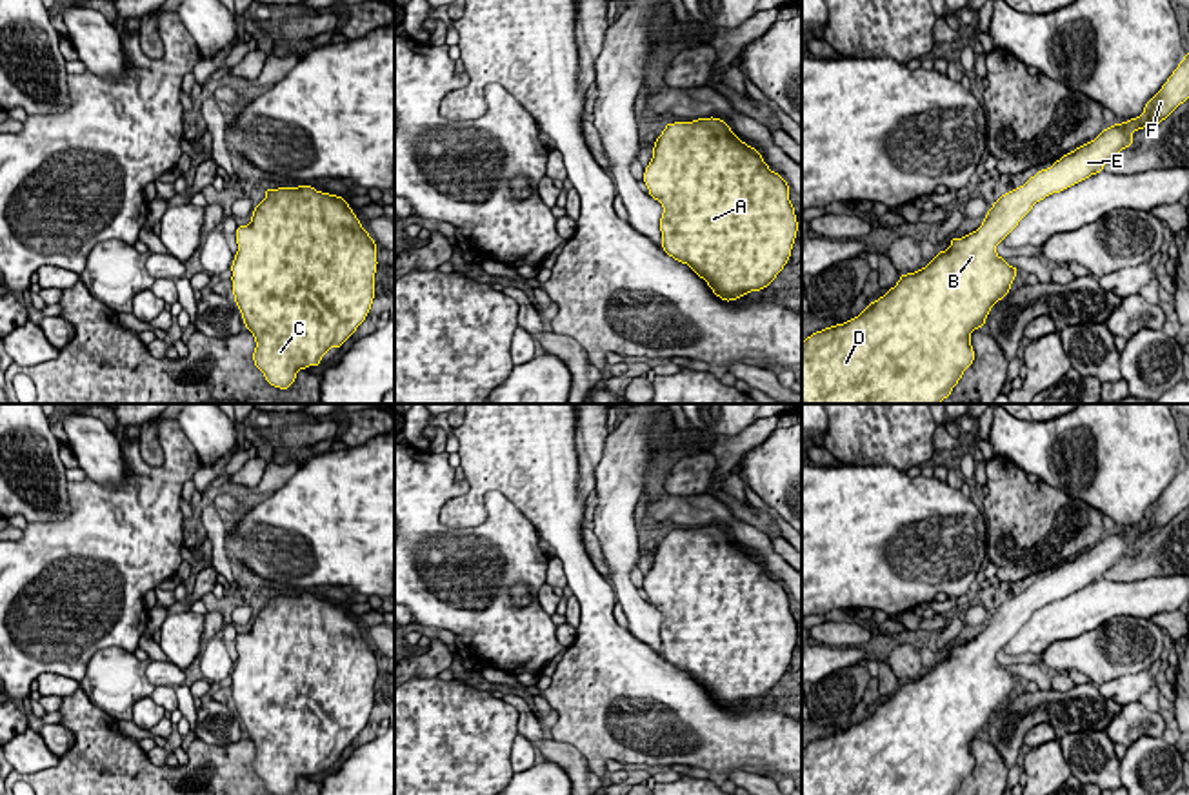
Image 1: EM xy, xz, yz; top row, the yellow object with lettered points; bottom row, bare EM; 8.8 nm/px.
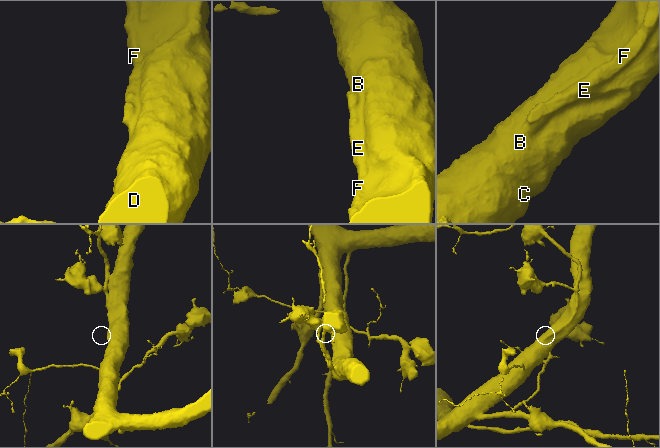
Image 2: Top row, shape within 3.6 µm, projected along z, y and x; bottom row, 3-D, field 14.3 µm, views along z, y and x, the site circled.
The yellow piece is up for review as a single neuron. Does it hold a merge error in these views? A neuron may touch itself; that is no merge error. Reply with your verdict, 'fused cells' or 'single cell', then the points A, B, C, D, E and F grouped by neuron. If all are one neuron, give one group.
single cell; A B C D E F

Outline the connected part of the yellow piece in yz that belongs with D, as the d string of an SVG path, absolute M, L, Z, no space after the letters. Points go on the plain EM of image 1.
M1189 460L1145 511L1144 520L1104 537L1094 548L1034 580L1024 593L1004 600L989 615L982 633L962 644L884 704L867 711L854 726L813 740L802 750L802 795L954 795L974 770L971 740L984 735L991 715L1002 708L1018 675L996 662L996 653L1018 633L1033 613L1053 600L1096 582L1122 557L1134 553L1133 538L1154 535L1189 506Z

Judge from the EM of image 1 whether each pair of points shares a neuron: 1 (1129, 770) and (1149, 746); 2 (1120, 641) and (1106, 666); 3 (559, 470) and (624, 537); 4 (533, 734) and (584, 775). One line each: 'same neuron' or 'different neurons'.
1: same neuron
2: same neuron
3: different neurons
4: same neuron

